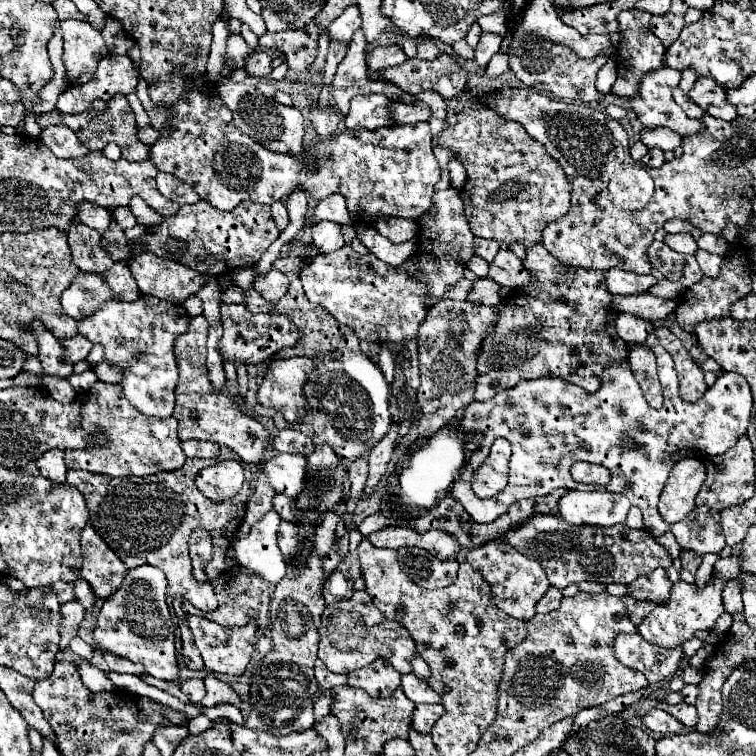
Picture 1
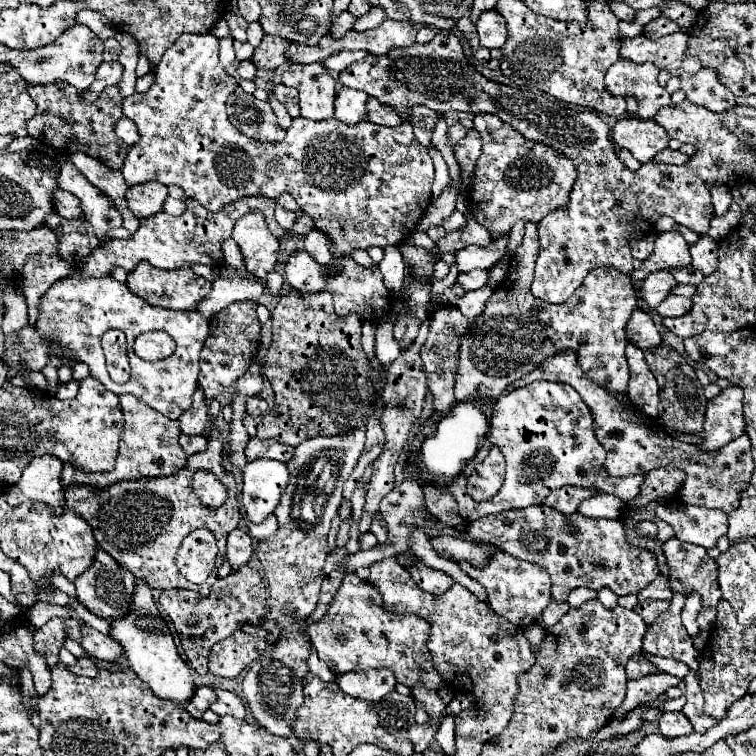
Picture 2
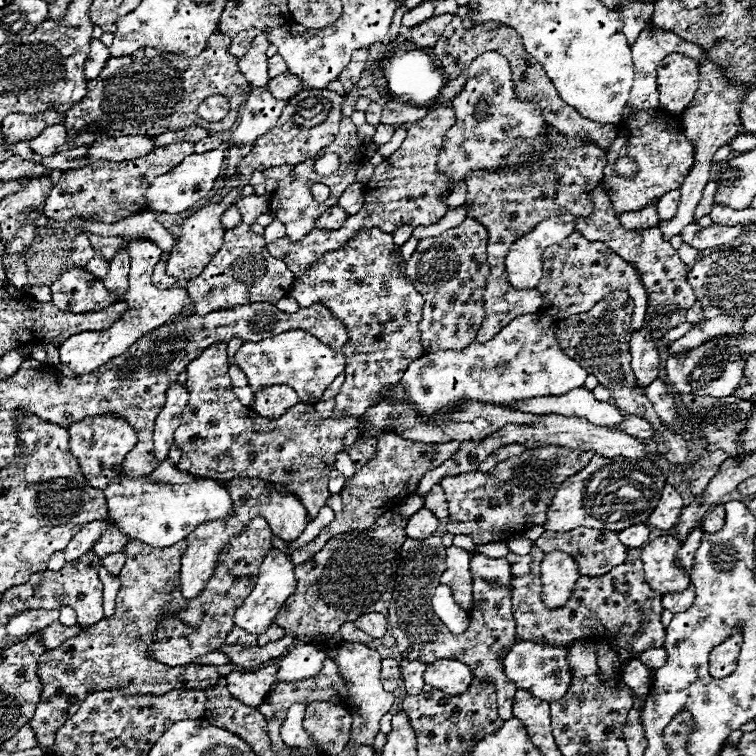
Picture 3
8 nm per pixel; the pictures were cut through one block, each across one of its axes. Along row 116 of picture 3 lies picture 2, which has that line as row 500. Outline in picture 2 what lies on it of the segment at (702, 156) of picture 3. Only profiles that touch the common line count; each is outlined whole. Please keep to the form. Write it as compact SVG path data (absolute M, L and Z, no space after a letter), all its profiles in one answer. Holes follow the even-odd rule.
M572 350L542 360L542 364L534 368L534 372L528 372L526 376L522 376L522 380L510 384L506 390L510 392L536 380L554 380L570 384L580 394L584 404L588 404L594 416L595 436L607 452L606 470L610 476L636 476L646 474L658 466L672 464L686 472L686 480L679 490L679 496L684 504L718 508L722 512L732 512L738 508L740 494L748 488L754 470L748 436L740 436L714 452L700 450L692 444L682 444L664 434L654 420L646 418L640 410L636 410L636 406L626 398L626 394L614 394L596 384L592 378L588 378L588 374L578 364L578 354L574 354Z

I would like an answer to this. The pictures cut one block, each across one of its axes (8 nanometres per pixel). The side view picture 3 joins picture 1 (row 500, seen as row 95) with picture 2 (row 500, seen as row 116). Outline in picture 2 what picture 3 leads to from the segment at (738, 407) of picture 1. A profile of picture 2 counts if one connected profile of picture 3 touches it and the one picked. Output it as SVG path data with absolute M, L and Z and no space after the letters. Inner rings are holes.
M534 382L530 386L502 394L492 410L486 444L480 448L478 454L488 452L488 442L490 448L496 446L506 460L506 478L496 496L484 502L474 502L466 492L468 470L462 470L464 474L458 474L450 486L450 492L454 494L460 506L462 518L466 518L466 522L474 522L488 514L536 506L542 504L552 490L562 486L598 488L606 494L618 496L622 502L636 498L642 478L608 476L602 470L606 450L600 446L592 430L594 420L588 406L568 384ZM578 470L584 470L584 474L580 474Z

